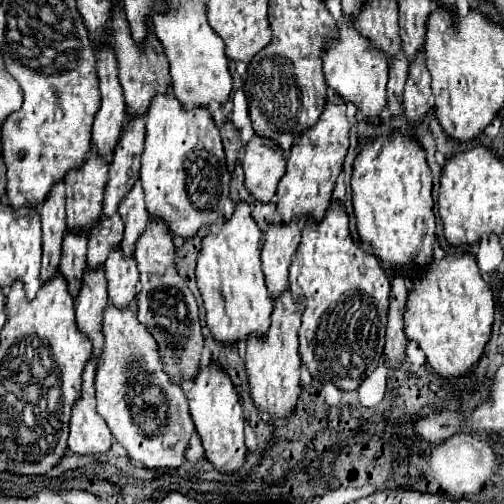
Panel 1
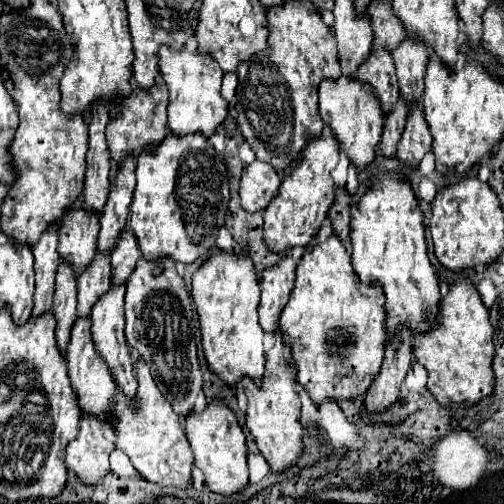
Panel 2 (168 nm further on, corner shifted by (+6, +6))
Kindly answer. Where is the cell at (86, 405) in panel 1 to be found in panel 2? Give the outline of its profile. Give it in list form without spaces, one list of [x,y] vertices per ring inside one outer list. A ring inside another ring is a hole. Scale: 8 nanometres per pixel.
[[[82,417],[78,439],[66,447],[66,465],[82,485],[100,485],[110,473],[110,453],[114,441],[102,431],[94,417]]]

